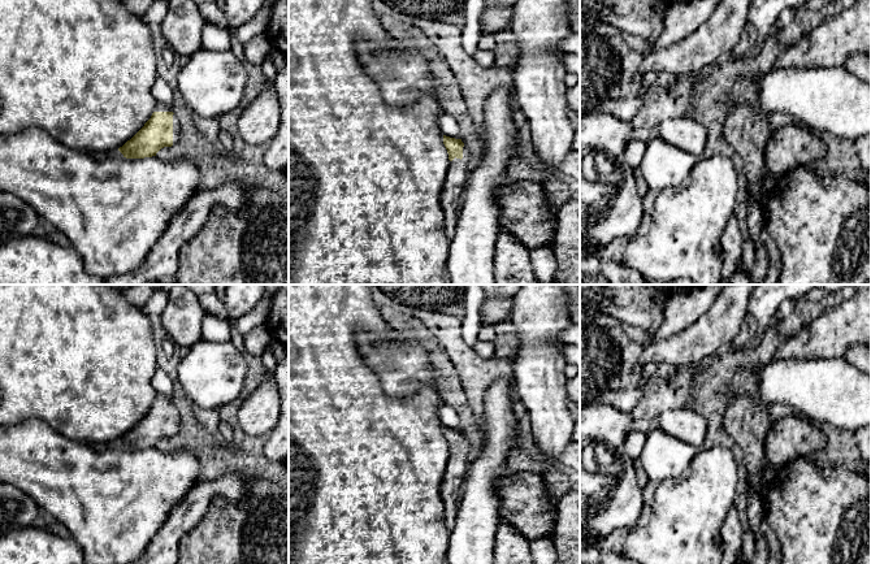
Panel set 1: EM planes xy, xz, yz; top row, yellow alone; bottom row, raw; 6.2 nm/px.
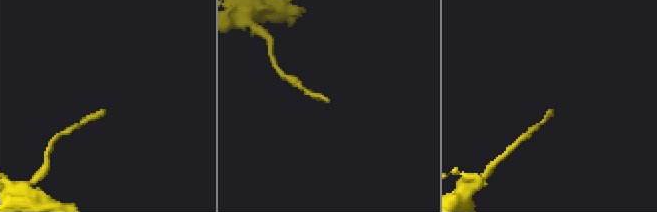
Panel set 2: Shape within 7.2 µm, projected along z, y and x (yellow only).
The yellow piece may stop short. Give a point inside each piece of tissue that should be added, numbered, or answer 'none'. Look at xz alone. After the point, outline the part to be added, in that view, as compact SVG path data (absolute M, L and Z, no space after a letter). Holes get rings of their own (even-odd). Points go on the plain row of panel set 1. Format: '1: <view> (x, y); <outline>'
1: xz (455, 469); M464 437L463 450L455 448L450 452L450 459L445 467L445 473L439 485L439 494L445 506L445 524L448 529L451 529L455 522L459 503L458 493L469 464L469 448L469 443Z

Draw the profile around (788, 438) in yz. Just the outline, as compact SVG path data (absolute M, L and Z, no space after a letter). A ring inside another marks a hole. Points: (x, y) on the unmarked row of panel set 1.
M788 416L774 421L764 441L767 463L783 467L798 457L811 456L827 442L818 424L803 417Z

